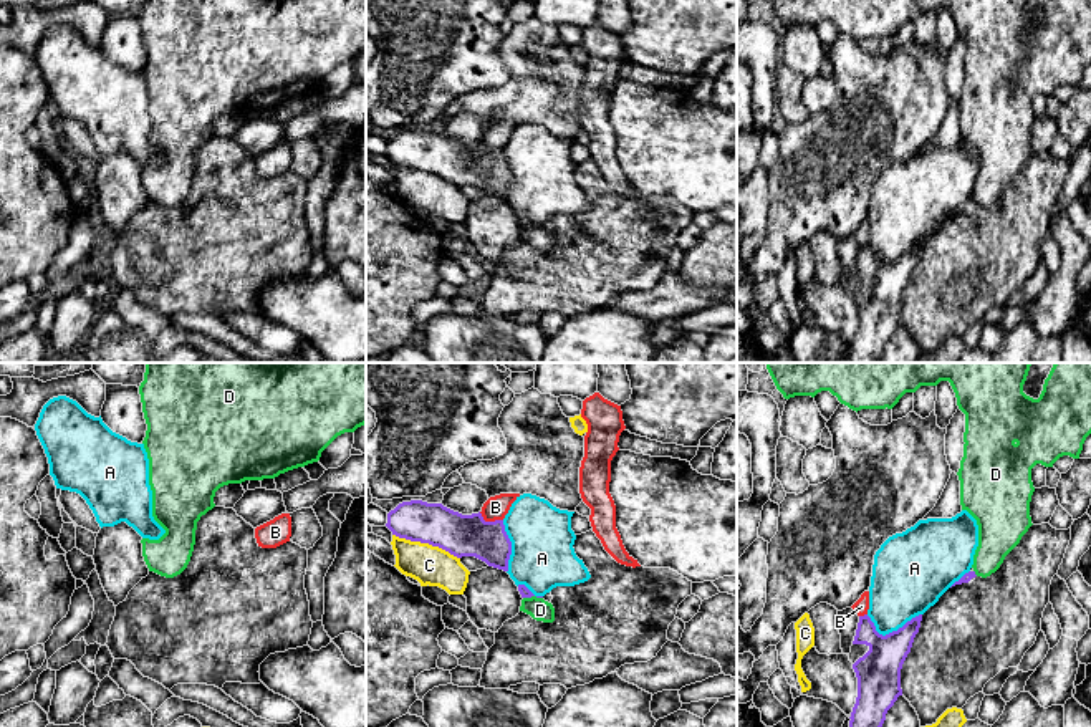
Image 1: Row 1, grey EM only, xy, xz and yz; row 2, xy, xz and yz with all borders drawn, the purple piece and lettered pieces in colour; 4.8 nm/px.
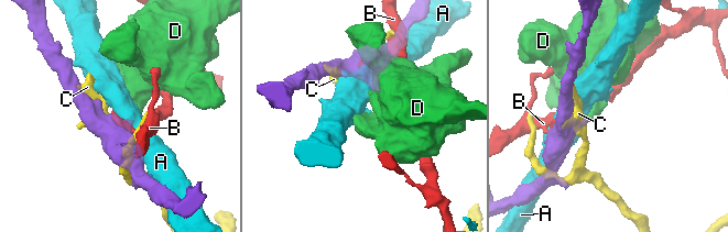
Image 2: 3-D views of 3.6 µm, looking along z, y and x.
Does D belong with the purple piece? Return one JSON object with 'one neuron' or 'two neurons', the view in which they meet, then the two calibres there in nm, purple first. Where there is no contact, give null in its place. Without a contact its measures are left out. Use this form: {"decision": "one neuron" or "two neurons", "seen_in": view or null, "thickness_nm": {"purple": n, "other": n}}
{"decision": "two neurons", "seen_in": "xz", "thickness_nm": {"purple": 50, "other": 110}}

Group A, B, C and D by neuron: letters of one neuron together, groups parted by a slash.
A / B / C / D

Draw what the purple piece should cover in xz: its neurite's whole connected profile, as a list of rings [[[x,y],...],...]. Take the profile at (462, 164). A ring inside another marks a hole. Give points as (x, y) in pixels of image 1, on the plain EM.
[[[411,129],[387,142],[386,156],[399,167],[439,176],[457,187],[475,185],[508,200],[512,171],[503,149],[485,151],[480,141],[462,144],[442,132]]]

